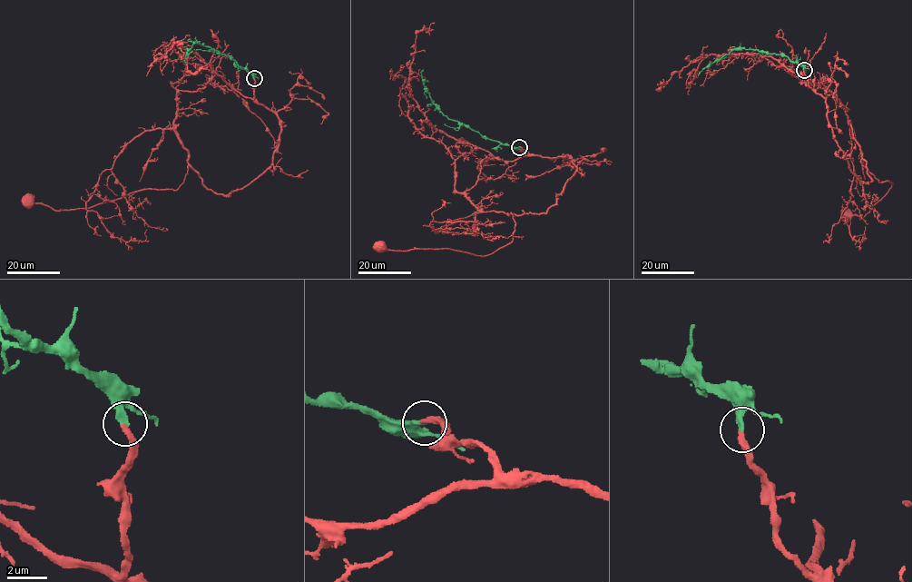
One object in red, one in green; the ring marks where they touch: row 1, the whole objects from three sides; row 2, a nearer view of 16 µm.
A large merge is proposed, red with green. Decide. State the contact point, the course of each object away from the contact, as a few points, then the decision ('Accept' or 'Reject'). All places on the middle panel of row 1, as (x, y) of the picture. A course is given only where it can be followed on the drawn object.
Place: (519, 147). Course of red: (519, 147), (550, 158), (568, 154), (577, 169), (545, 212), (512, 212), (510, 242), (485, 255), (379, 247). Course of green: (519, 147), (486, 138), (449, 119), (433, 103), (421, 75), (424, 69). Accept

